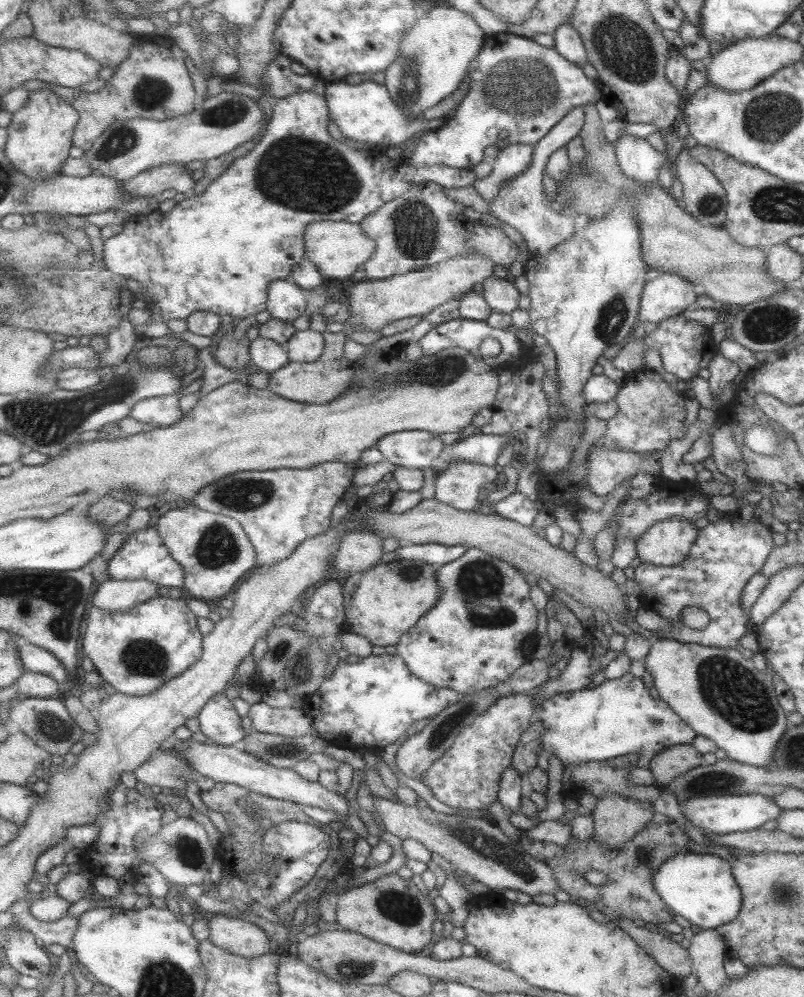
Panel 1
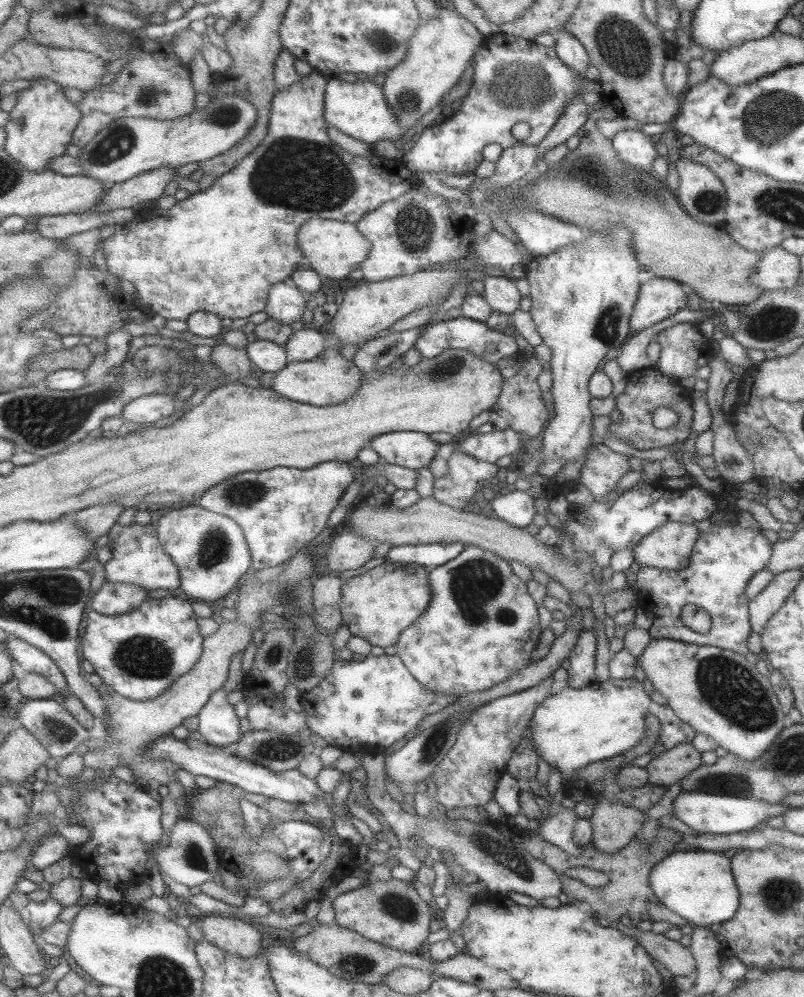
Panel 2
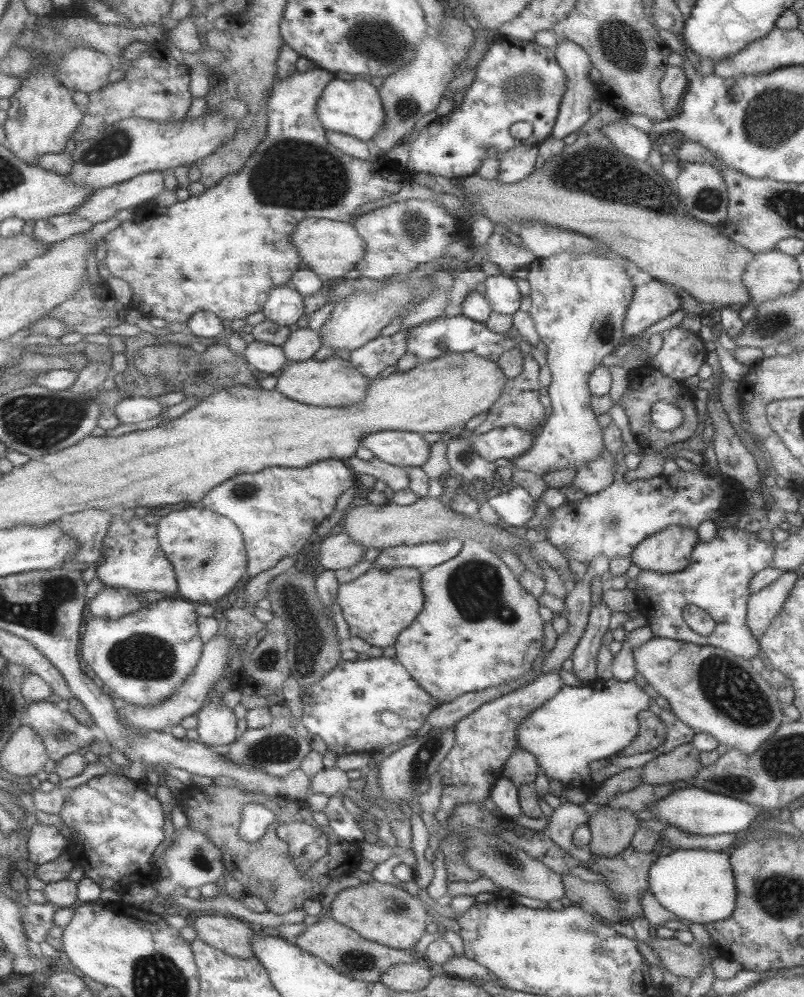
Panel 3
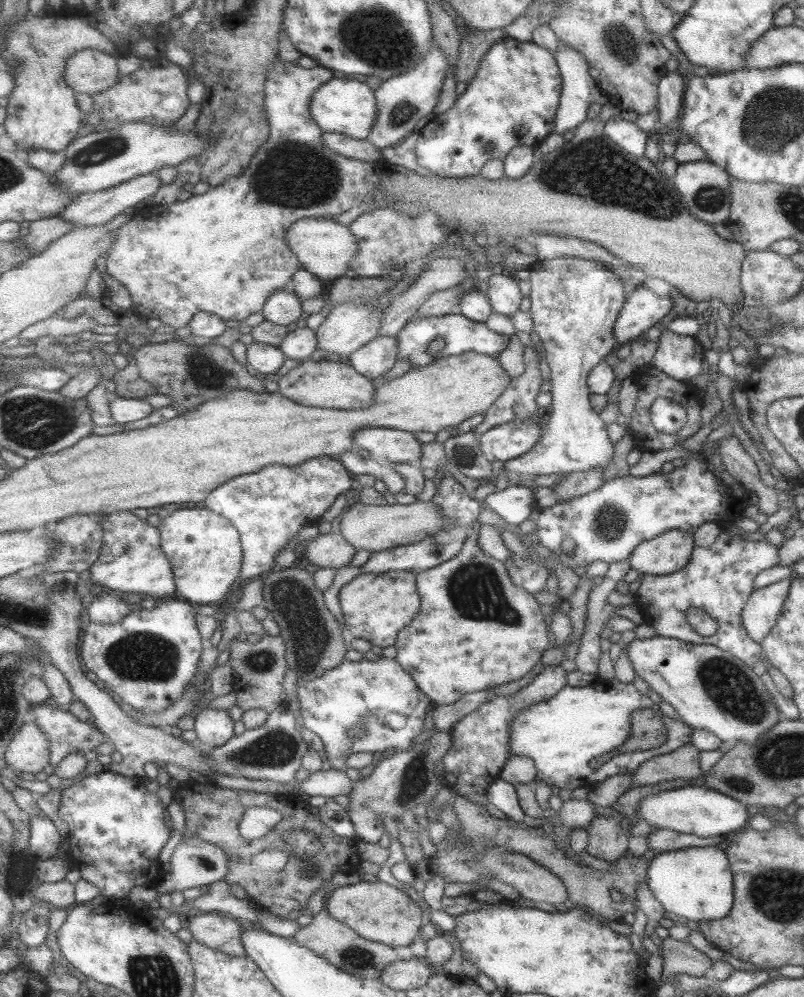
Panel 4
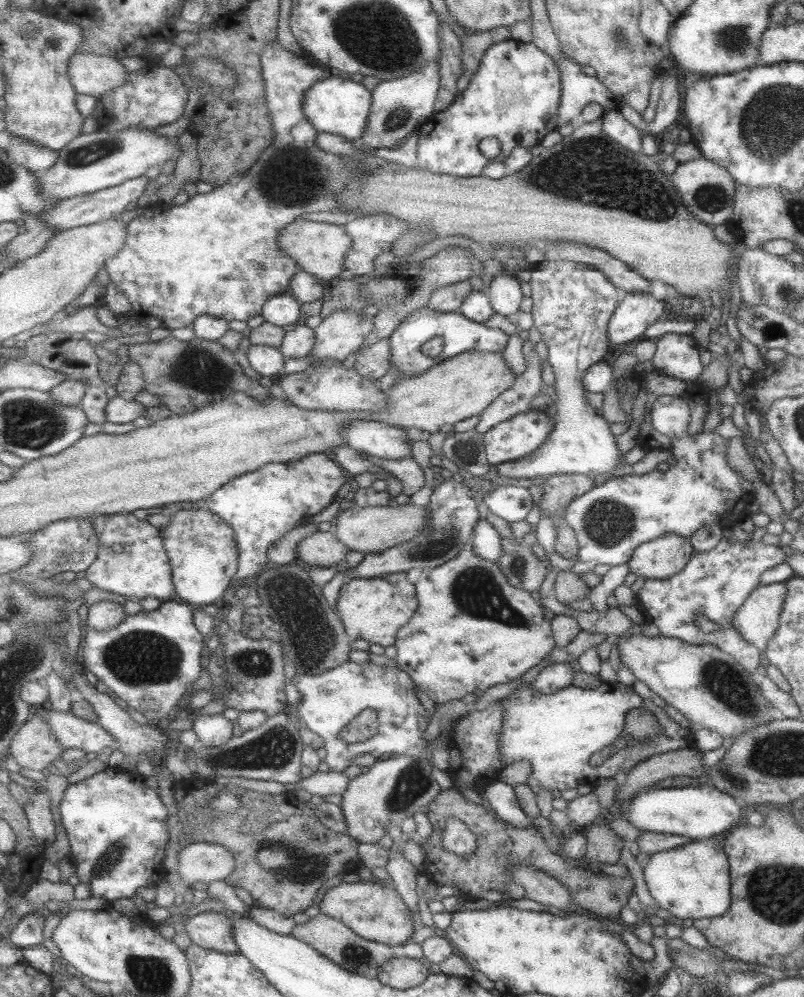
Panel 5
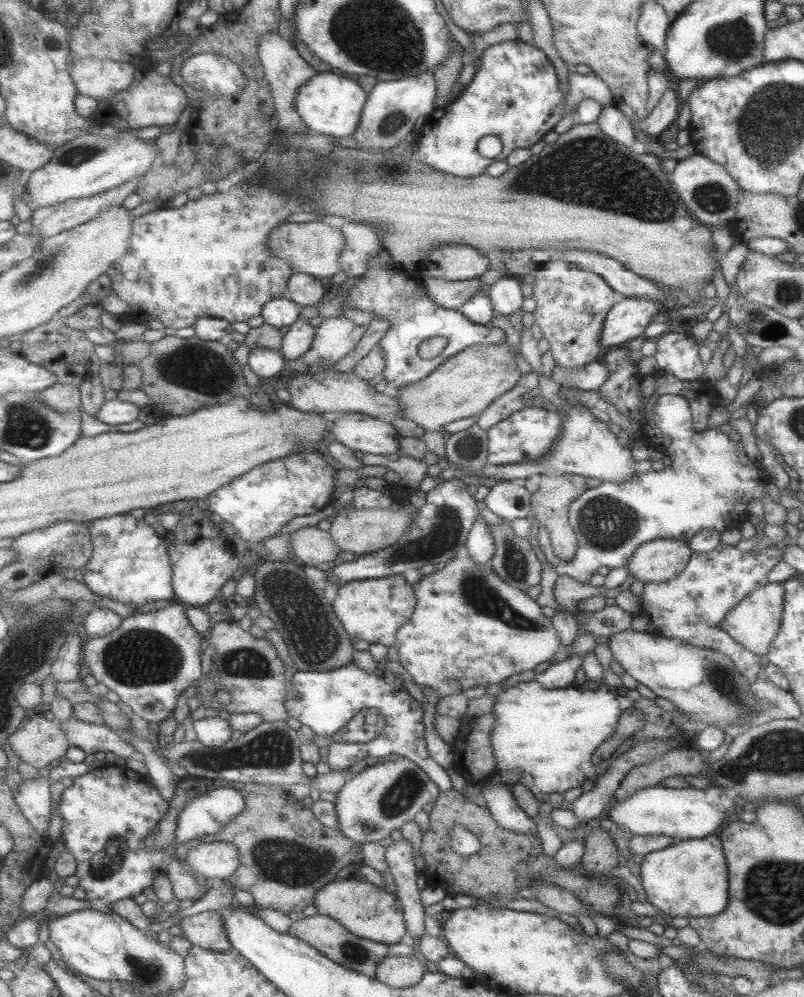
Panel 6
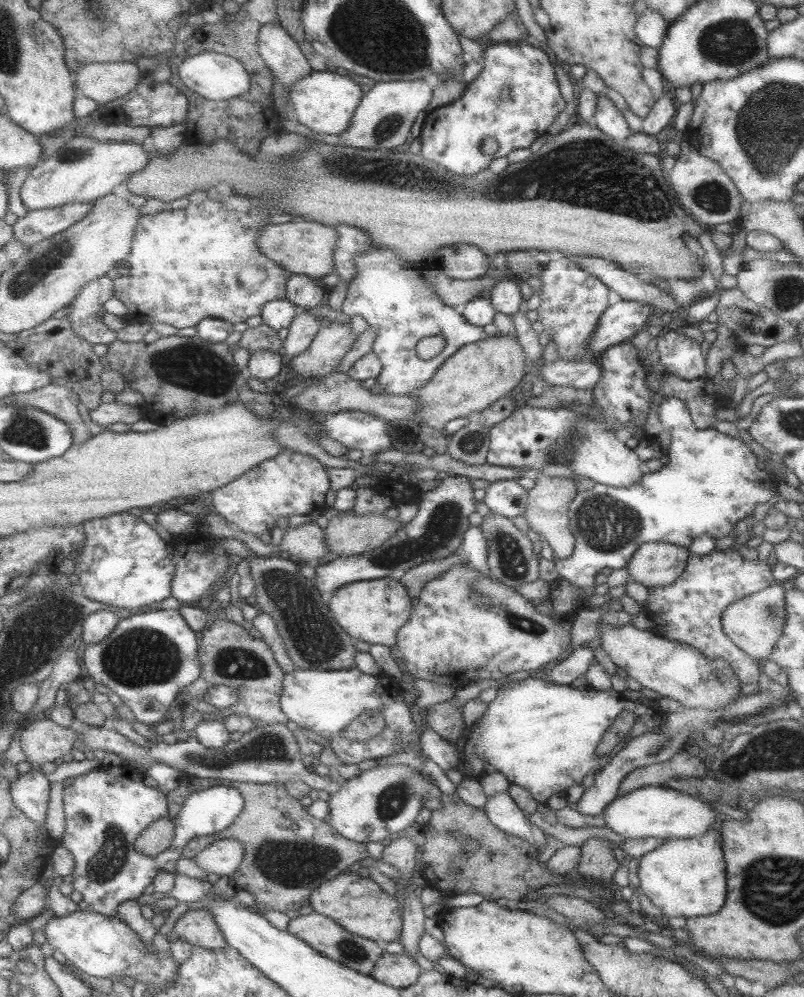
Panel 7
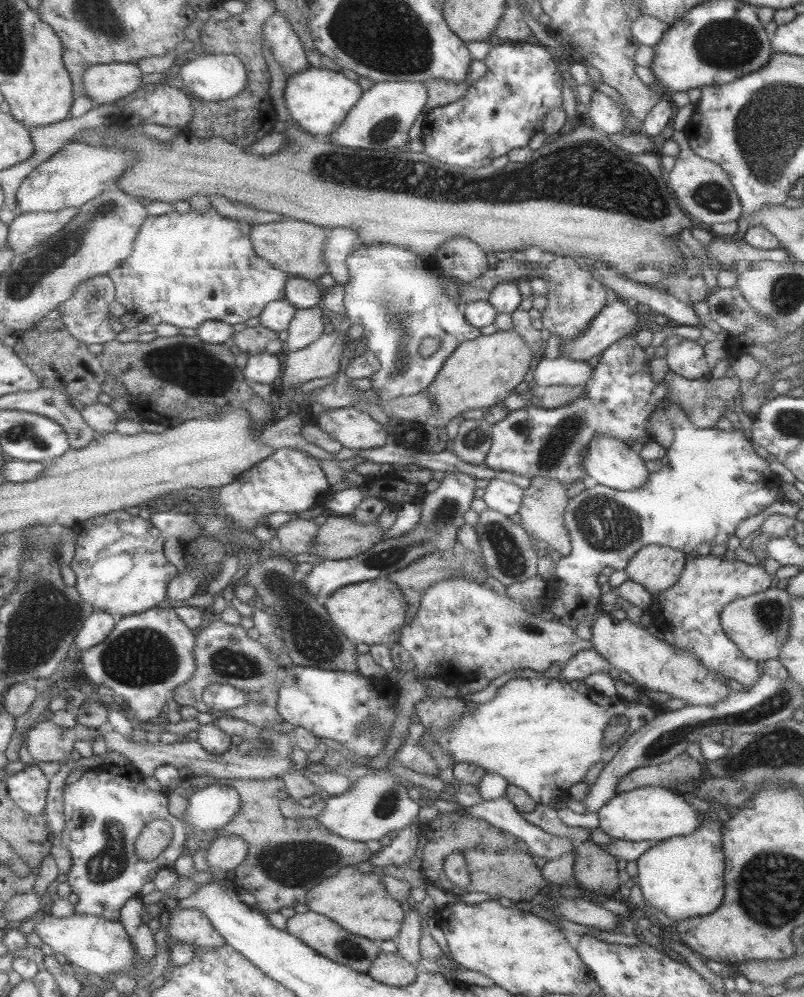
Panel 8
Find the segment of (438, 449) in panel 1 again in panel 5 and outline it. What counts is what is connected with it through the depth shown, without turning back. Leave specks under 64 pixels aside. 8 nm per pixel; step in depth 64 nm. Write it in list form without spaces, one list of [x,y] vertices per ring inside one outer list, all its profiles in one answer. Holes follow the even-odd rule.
[[[353,420],[342,430],[347,444],[379,459],[399,460],[412,457],[412,440],[401,427],[388,422]]]

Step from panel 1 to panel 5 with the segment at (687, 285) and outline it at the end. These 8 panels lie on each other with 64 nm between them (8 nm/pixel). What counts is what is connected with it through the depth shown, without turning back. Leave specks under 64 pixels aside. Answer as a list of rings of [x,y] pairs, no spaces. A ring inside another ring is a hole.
[[[649,292],[622,294],[617,308],[610,316],[610,343],[622,348],[631,340],[640,340],[644,338],[649,324],[670,314],[669,305],[664,300],[655,299]]]

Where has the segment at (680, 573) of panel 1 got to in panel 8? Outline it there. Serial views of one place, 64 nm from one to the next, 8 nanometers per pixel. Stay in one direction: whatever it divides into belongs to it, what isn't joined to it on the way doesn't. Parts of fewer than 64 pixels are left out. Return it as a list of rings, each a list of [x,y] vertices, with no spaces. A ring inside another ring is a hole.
[[[688,554],[682,574],[675,585],[652,596],[651,611],[656,614],[652,616],[652,622],[663,633],[665,642],[675,648],[693,652],[707,671],[748,687],[757,682],[761,672],[757,670],[757,662],[743,656],[723,632],[719,613],[731,601],[763,592],[774,585],[774,582],[760,564],[748,566],[738,560],[728,562],[724,556]]]

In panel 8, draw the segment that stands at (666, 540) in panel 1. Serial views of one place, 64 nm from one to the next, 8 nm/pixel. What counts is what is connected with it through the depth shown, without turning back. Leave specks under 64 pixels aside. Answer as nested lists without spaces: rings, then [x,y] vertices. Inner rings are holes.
[[[651,544],[639,549],[624,570],[628,580],[643,586],[655,596],[675,585],[686,558],[679,550]]]

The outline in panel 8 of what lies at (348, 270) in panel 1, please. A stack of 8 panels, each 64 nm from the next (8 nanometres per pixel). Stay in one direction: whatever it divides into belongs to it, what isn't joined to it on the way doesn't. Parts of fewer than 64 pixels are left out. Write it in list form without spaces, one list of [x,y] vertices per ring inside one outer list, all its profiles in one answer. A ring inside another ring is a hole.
[[[284,217],[280,221],[256,224],[251,231],[251,238],[259,257],[263,257],[283,269],[291,277],[301,276],[315,281],[330,272],[326,263],[325,242],[329,236],[327,228],[307,221]]]

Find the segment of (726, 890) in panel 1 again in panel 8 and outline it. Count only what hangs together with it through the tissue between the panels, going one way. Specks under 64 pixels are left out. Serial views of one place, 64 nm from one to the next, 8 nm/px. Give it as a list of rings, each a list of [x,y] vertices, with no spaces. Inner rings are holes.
[[[710,815],[693,832],[658,841],[637,858],[636,887],[641,889],[644,902],[672,921],[709,914],[721,904],[724,854],[720,823]]]

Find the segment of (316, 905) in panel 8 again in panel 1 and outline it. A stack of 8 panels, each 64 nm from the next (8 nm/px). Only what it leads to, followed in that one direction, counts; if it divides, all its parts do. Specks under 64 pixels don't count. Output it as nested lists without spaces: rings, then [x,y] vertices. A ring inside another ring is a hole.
[[[396,872],[349,888],[341,892],[338,898],[335,909],[337,925],[343,929],[364,934],[380,943],[410,953],[419,953],[419,950],[423,950],[434,940],[433,924],[437,920],[435,903],[431,905],[421,889]]]

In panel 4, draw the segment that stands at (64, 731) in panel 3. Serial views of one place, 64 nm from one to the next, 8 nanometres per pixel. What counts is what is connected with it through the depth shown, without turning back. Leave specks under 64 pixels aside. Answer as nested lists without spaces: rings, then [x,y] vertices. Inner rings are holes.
[[[37,704],[30,714],[51,741],[50,764],[53,768],[77,750],[94,751],[107,743],[106,736],[96,724],[81,720],[68,709]]]

